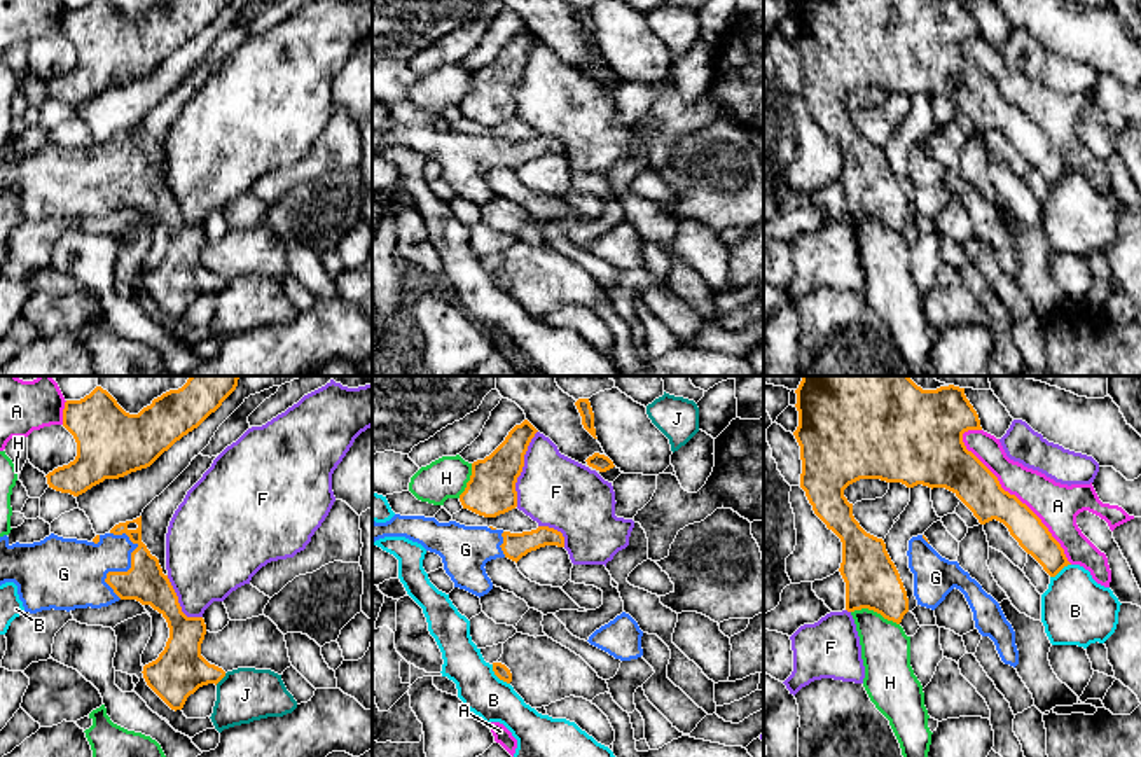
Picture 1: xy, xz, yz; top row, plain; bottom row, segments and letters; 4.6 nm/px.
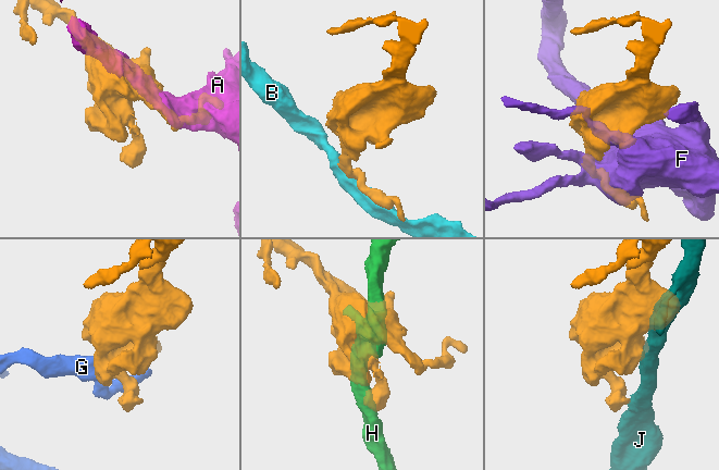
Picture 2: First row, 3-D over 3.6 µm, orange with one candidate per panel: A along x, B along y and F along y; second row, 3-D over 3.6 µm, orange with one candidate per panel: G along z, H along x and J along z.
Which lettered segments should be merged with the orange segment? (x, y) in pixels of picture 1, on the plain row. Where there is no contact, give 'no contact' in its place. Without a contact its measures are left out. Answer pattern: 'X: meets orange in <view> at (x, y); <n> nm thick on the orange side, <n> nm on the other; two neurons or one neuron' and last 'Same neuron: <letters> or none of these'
A: meets orange in yz at (1014, 104); 190 nm thick on the orange side, 200 nm on the other; two neurons
B: meets orange in xz at (498, 285); 70 nm thick on the orange side, 200 nm on the other; two neurons
F: meets orange in xz at (521, 77); 220 nm thick on the orange side, 320 nm on the other; two neurons
G: meets orange in xy at (131, 175); 190 nm thick on the orange side, 280 nm on the other; one neuron
H: meets orange in yz at (876, 219); 260 nm thick on the orange side, 220 nm on the other; two neurons
J: meets orange in xy at (221, 287); 240 nm thick on the orange side, 260 nm on the other; two neurons
Same neuron: G

